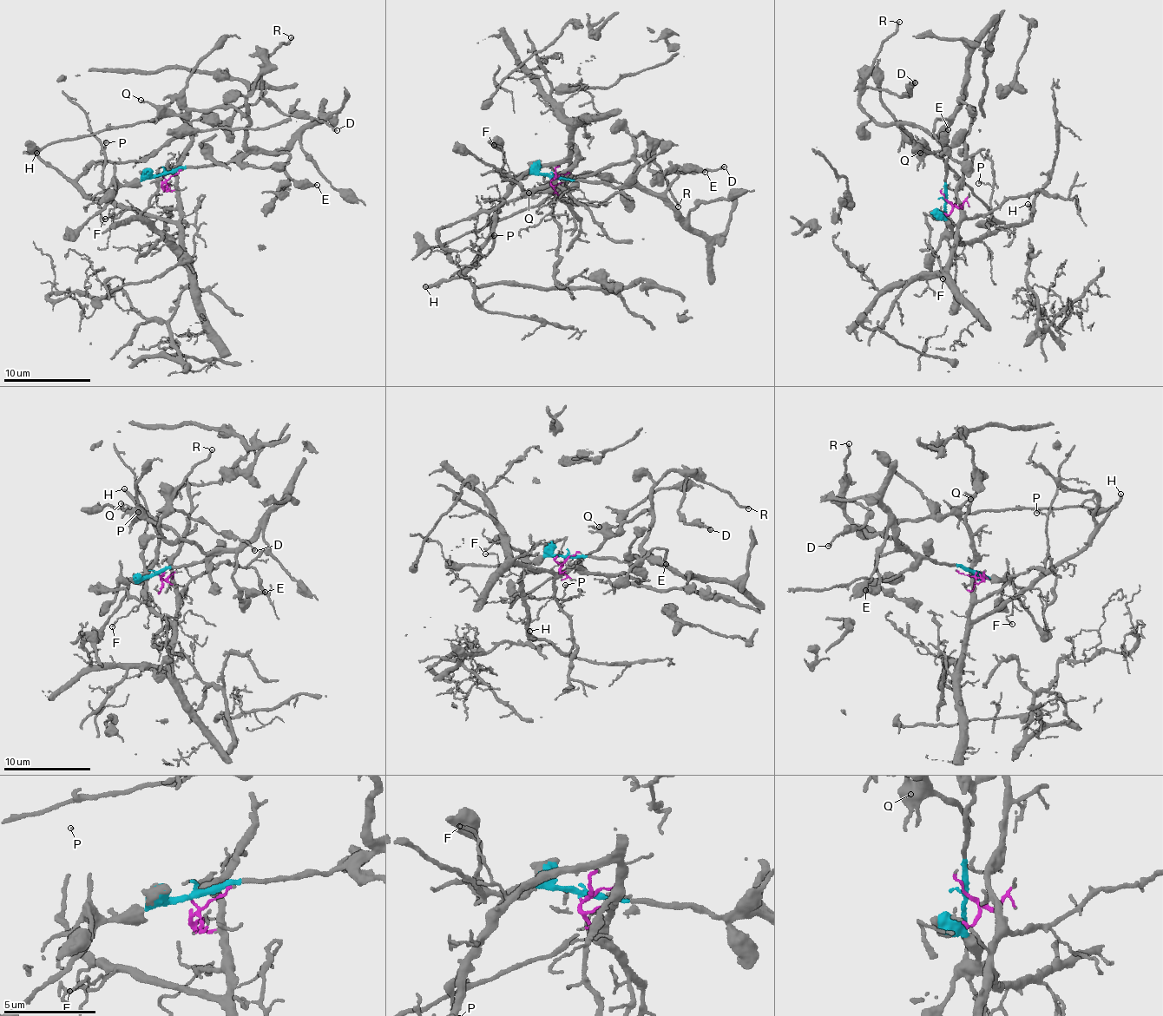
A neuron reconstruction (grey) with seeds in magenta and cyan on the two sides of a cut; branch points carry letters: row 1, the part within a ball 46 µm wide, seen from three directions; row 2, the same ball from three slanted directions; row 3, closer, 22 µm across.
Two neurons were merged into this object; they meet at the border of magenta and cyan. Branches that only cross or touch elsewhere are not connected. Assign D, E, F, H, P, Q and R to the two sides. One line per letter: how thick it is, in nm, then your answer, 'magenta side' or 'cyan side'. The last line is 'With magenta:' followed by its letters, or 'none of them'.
D: 190 nm thick; cyan side
E: 280 nm thick; cyan side
F: 120 nm thick; magenta side
H: 240 nm thick; magenta side
P: 160 nm thick; magenta side
Q: 140 nm thick; cyan side
R: 190 nm thick; cyan side
With magenta: F, H, P

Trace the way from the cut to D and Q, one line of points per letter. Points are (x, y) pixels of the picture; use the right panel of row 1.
D: (947, 200), (948, 149), (939, 138), (900, 122), (876, 122), (861, 96), (868, 88), (911, 95), (914, 82)
Q: (947, 200), (948, 149), (922, 127), (900, 123), (912, 141), (925, 145), (921, 153)

